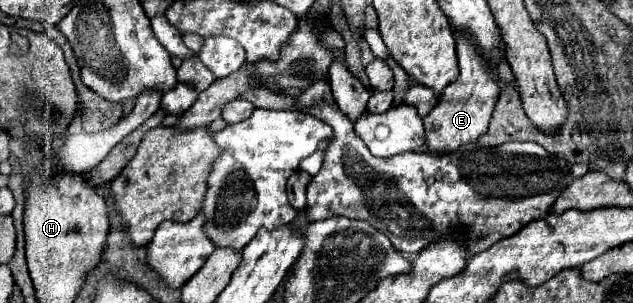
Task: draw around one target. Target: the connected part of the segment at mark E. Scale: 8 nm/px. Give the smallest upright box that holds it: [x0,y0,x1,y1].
[423,40,501,154]

